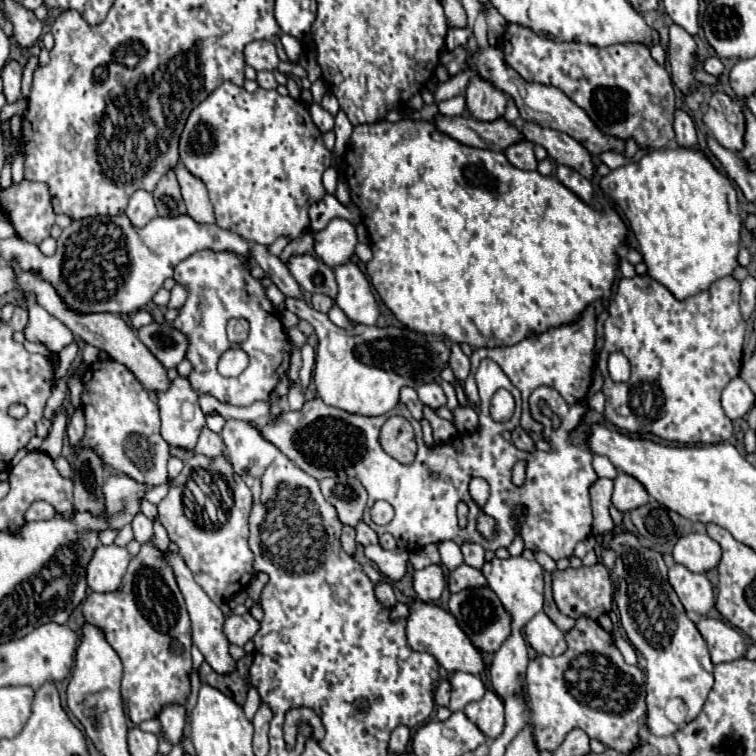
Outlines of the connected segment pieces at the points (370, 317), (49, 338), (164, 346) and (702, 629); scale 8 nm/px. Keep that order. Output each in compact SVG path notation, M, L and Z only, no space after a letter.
M346 262L334 268L338 282L336 306L340 306L354 324L372 326L378 320L378 302L370 290L370 282L354 262Z
M36 302L28 304L28 314L30 314L30 320L28 320L28 326L24 332L26 340L44 344L48 350L52 350L56 354L74 342L72 330L68 330L58 318L48 314Z
M148 324L138 330L138 338L160 360L164 368L176 368L186 354L186 336L170 328L170 324Z
M704 618L696 624L696 628L702 634L702 638L706 640L714 664L730 662L730 660L742 658L746 654L744 636L736 628L728 626L726 622L722 622L718 618Z

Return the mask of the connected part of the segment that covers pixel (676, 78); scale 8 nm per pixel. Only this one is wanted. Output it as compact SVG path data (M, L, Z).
M678 24L670 26L668 62L670 62L672 82L686 94L696 84L696 80L692 78L692 66L696 64L696 42Z

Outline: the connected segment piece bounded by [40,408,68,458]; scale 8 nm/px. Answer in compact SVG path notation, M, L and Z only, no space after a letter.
M60 408L54 416L50 434L44 438L40 450L46 452L50 458L58 458L62 452L62 442L64 442L64 434L66 434L66 422L68 422L68 414L66 408Z

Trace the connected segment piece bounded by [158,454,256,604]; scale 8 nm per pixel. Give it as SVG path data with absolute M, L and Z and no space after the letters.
M195 454L191 459L191 469L203 468L208 472L218 472L224 476L226 482L232 482L232 492L234 492L234 506L232 512L228 514L228 520L224 524L224 528L204 534L204 530L196 528L184 514L184 502L182 502L182 486L186 482L186 474L182 472L174 482L180 486L170 486L168 496L158 504L158 514L160 514L160 522L166 528L170 540L178 546L178 554L184 558L186 566L192 570L194 580L200 584L200 588L216 602L222 604L226 600L230 600L234 594L242 592L250 580L254 578L254 554L248 546L248 516L252 512L252 492L248 490L246 482L234 472L232 464L226 460L226 456L218 456L218 458L206 458L201 454Z

